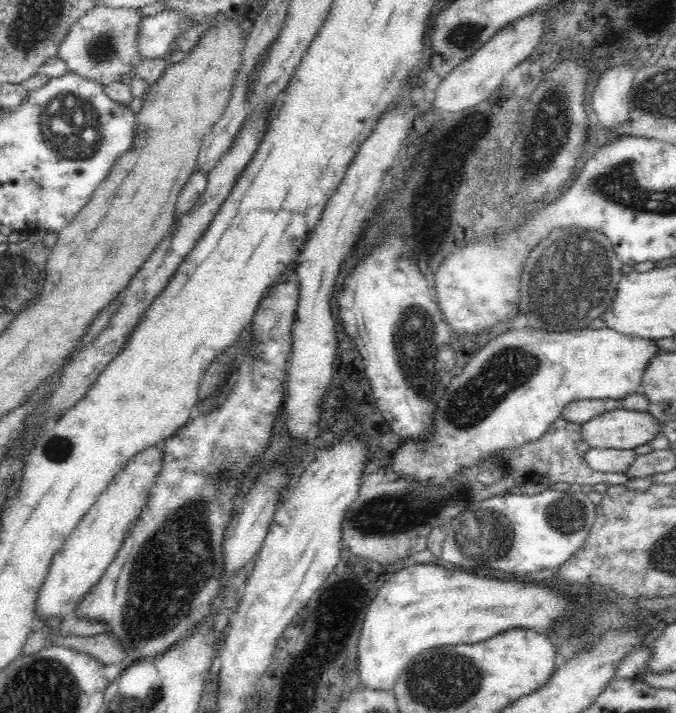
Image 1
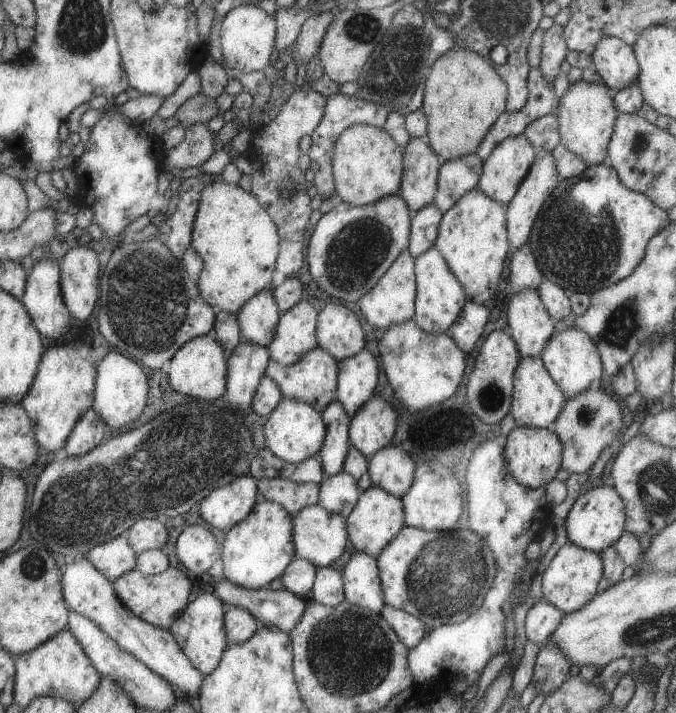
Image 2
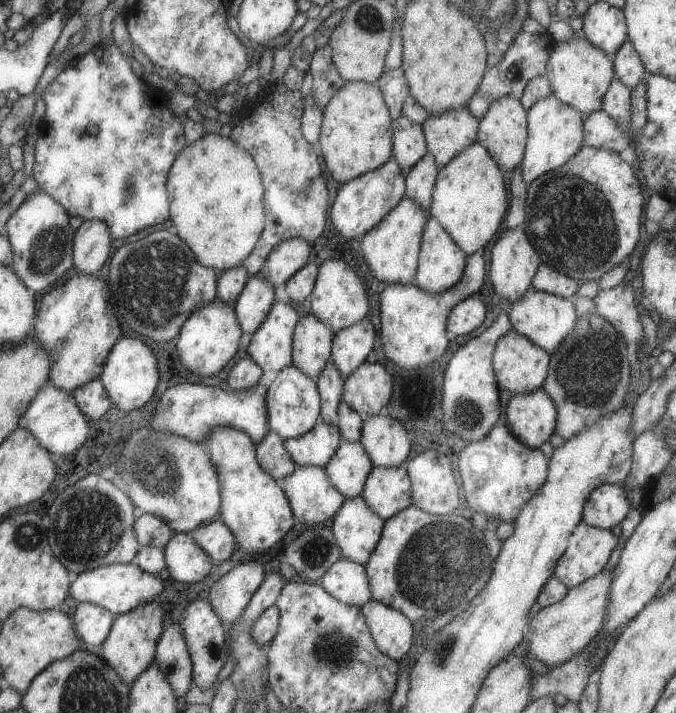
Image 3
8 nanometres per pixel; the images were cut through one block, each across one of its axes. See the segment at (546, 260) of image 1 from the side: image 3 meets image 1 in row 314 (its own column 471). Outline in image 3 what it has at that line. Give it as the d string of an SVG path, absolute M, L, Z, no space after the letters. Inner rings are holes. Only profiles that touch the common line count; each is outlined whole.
M413 505L384 520L382 531L371 556L364 564L374 601L402 612L413 624L437 618L450 608L468 602L484 588L492 571L482 532L459 515L432 515Z

